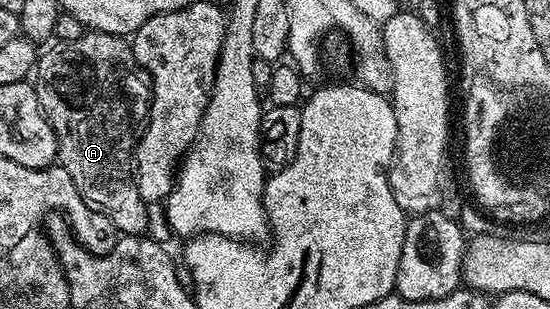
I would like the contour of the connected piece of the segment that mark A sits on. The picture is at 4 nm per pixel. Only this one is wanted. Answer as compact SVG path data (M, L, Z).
M87 30L80 38L54 42L50 46L47 52L43 51L39 55L36 65L38 80L33 81L33 86L43 114L54 127L60 166L68 170L80 198L89 208L109 218L119 233L141 236L151 227L152 218L146 200L140 198L136 179L136 153L138 141L150 119L152 89L142 67L136 62L131 41L107 32Z

